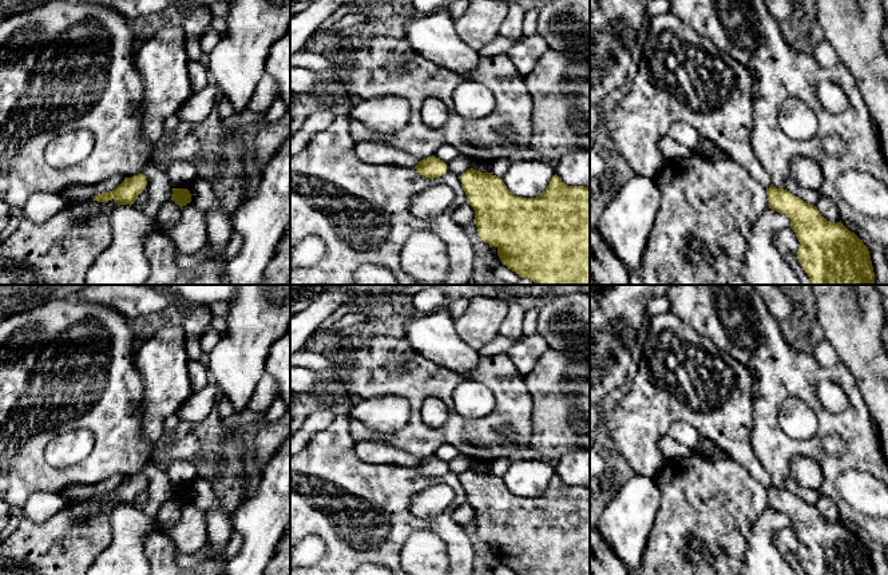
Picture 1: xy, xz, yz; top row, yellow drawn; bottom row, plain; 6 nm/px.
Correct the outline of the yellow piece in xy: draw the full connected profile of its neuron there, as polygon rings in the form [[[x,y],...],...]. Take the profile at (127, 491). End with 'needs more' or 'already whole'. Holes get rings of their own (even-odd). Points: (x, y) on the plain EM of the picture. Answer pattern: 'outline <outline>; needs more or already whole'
outline [[[143,473],[124,477],[124,480],[112,491],[92,496],[98,501],[115,500],[120,504],[134,504],[138,495],[146,488],[147,479]]]; already whole

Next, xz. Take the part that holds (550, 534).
outline [[[473,468],[461,473],[467,503],[475,509],[473,523],[481,540],[497,547],[503,564],[518,575],[590,575],[590,487],[567,485],[555,473],[547,488],[536,497],[512,493],[503,479]]]; already whole

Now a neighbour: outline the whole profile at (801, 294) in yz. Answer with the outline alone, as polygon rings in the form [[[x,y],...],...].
[[[776,285],[785,293],[797,306],[797,310],[804,312],[804,322],[798,332],[798,338],[806,341],[810,328],[817,322],[814,296],[809,285]]]

